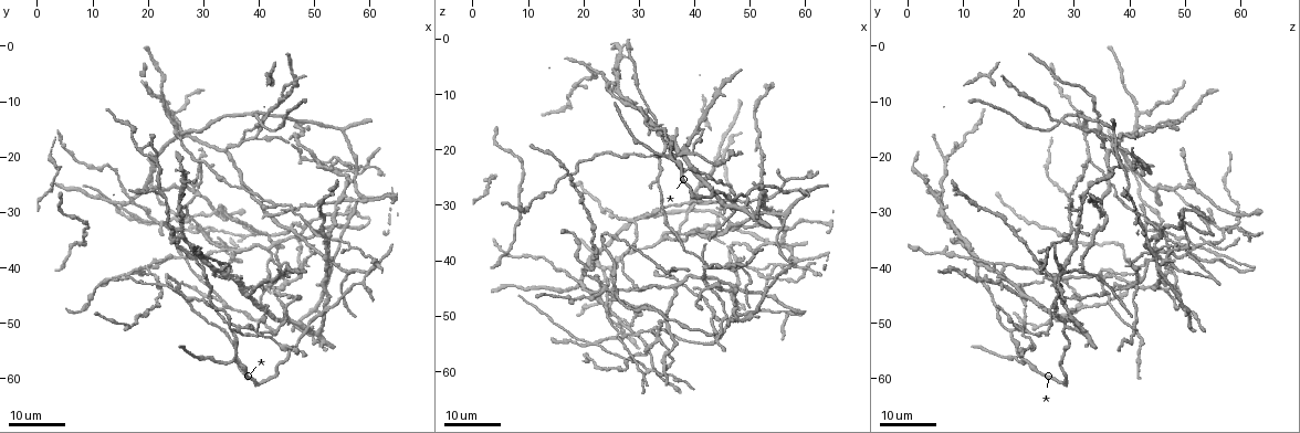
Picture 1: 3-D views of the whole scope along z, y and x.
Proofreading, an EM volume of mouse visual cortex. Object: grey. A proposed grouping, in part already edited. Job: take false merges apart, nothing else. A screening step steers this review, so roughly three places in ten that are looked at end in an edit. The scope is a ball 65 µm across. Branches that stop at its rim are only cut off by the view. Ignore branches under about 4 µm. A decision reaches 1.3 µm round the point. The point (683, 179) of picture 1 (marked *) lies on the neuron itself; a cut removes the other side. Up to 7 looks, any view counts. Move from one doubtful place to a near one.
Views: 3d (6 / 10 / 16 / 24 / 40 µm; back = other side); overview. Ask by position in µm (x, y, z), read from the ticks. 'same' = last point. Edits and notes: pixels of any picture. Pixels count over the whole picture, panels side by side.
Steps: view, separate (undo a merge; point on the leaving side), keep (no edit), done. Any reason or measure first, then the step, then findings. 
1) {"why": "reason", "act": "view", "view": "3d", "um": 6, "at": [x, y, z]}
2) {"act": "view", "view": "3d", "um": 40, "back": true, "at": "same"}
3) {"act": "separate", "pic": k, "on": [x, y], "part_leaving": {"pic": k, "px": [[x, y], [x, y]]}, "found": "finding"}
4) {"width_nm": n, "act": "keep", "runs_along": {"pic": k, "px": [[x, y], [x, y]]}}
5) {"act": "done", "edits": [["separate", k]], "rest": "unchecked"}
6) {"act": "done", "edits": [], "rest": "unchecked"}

{"act": "view", "view": "3d", "um": 24, "at": [42.0, 43.0, 41.5]}

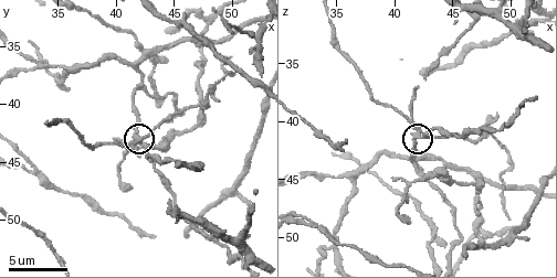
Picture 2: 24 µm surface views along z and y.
{"act": "view", "view": "3d", "um": 10, "at": "same"}

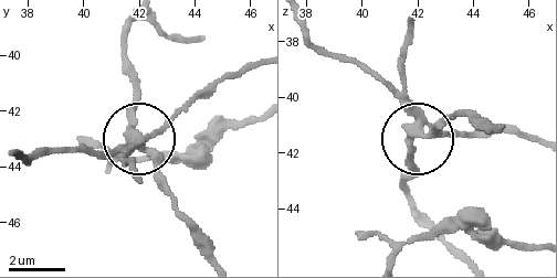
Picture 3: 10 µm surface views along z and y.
{"width_nm": 330, "act": "keep", "found": "one neuron here"}

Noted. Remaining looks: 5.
{"why": "a narrow waist", "act": "view", "view": "3d", "um": 24, "at": [7.5, 31.0, 21.0]}

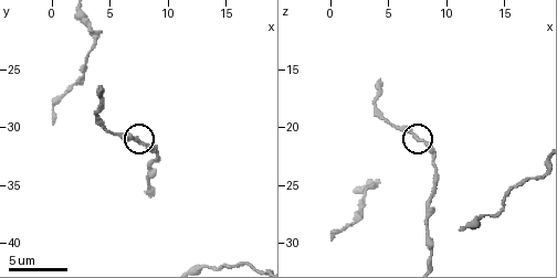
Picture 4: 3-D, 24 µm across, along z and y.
{"act": "view", "view": "3d", "um": 10, "at": [7.4, 31.2, 21.0]}

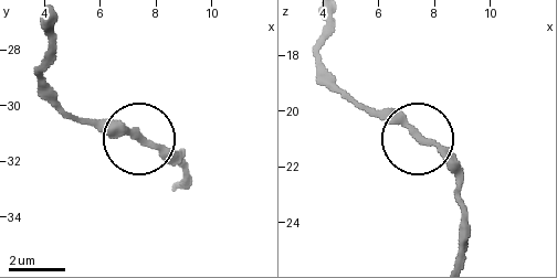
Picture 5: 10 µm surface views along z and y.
{"width_nm": 240, "act": "keep", "found": "one neuron here"}

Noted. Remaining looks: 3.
{"why": "side arm on a straight run", "act": "view", "view": "3d", "um": 16, "at": [35.0, 51.5, 19.0]}

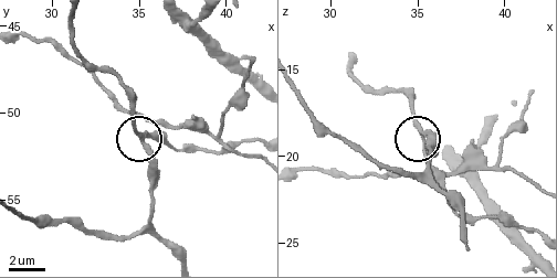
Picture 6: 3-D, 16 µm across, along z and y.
{"why": "zoom in", "act": "view", "view": "3d", "um": 10, "at": [35.1, 51.4, 18.6]}

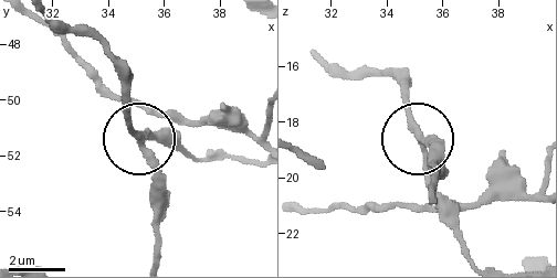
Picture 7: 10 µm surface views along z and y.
{"width_nm": 200, "act": "keep", "runs_along": {"pic": 7, "px": [[156, 257], [156, 164], [142, 139], [156, 129]]}, "found": "one neuron here"}

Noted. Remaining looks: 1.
{"act": "done", "edits": [], "rest": "unchecked"}

